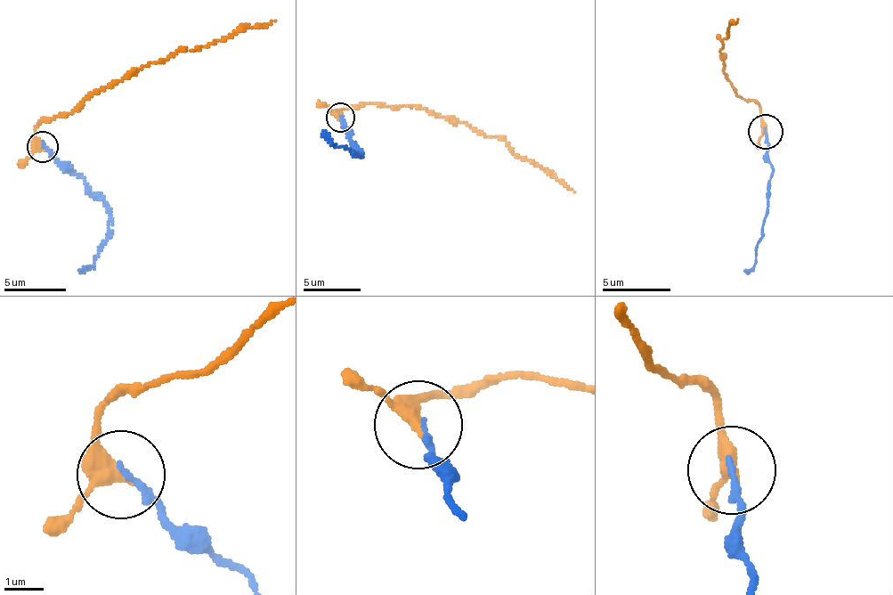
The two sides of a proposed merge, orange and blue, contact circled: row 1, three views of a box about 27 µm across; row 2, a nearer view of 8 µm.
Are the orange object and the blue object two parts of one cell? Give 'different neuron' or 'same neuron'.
same neuron

